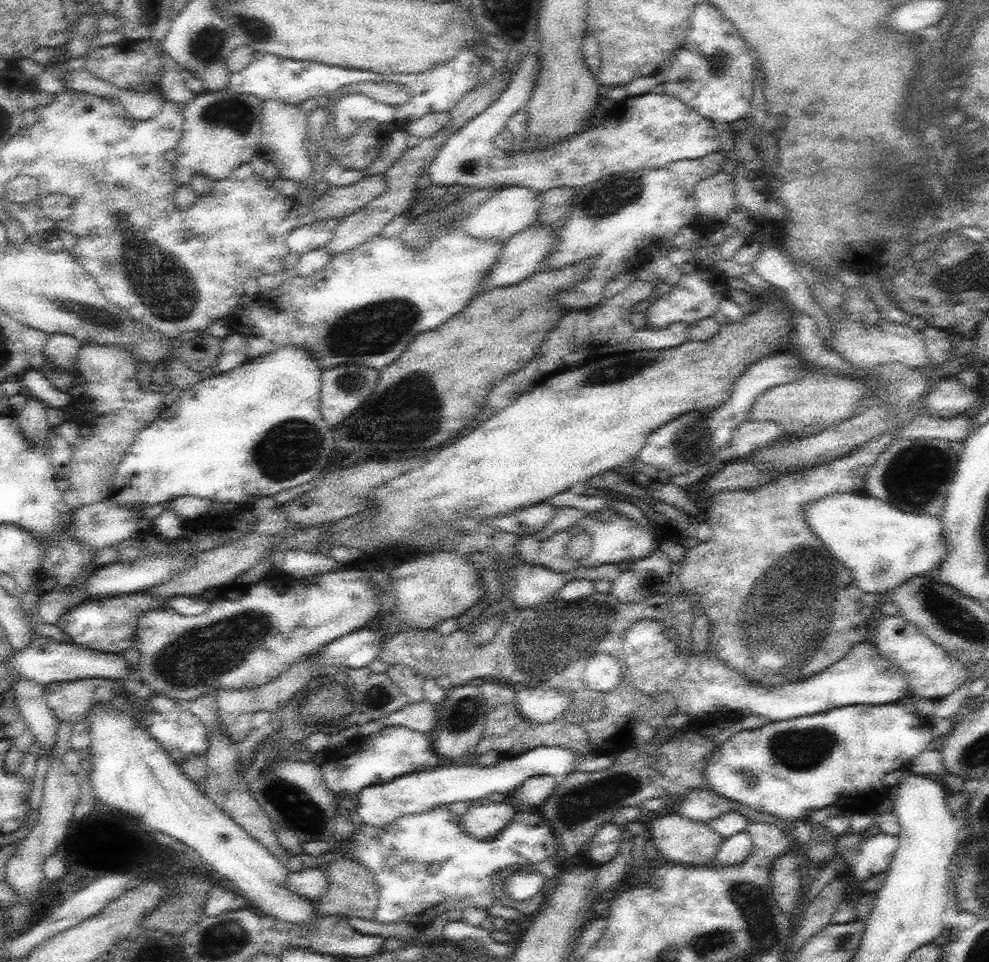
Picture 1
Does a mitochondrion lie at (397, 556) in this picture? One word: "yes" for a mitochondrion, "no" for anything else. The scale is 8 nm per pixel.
no

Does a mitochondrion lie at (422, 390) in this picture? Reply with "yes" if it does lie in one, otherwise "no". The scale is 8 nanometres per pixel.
yes

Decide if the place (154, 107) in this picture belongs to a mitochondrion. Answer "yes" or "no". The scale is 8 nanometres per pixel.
no

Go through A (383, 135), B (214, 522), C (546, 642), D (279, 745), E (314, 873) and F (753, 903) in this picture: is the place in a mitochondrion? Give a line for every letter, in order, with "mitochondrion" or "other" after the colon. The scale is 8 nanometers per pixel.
A: other
B: other
C: mitochondrion
D: mitochondrion
E: other
F: mitochondrion

